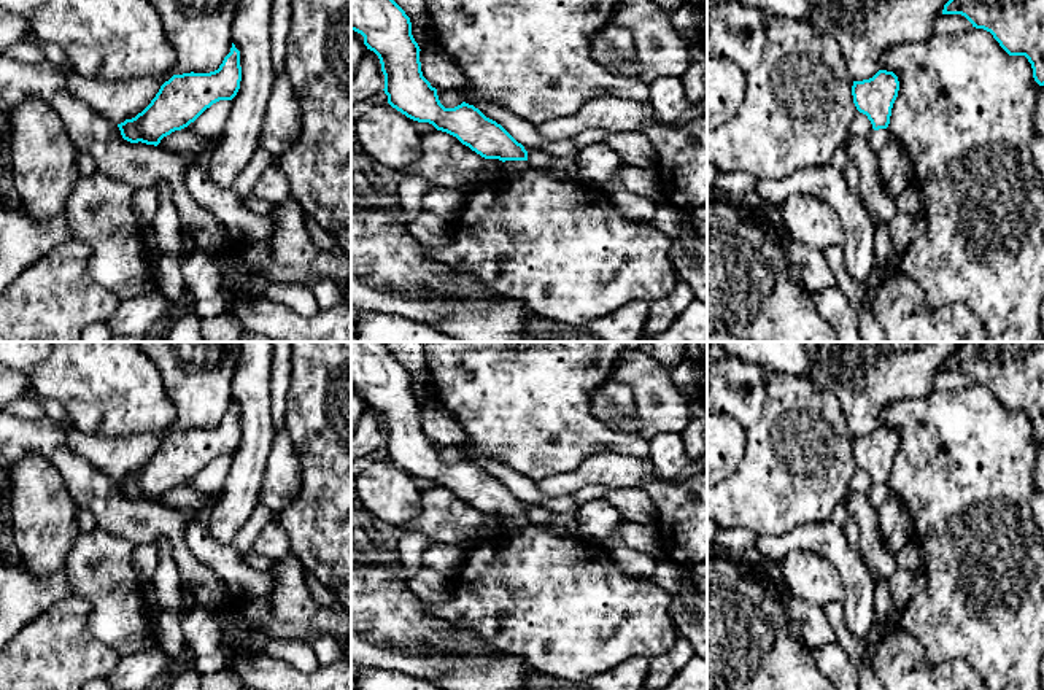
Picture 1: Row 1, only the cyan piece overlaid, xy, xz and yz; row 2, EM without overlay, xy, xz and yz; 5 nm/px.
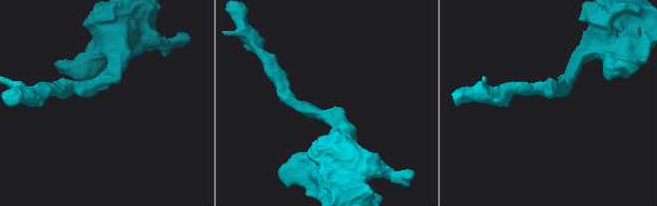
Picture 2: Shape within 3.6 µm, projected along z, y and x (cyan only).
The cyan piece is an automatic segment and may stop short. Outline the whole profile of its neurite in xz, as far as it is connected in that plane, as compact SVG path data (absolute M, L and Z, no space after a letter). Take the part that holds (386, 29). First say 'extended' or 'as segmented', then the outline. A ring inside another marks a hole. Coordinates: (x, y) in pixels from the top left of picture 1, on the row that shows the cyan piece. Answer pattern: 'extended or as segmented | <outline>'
as segmented | M351 0L351 30L361 33L367 49L378 56L385 75L383 91L392 108L413 121L429 122L437 130L456 137L485 159L528 161L524 146L474 105L462 102L454 108L445 108L440 103L437 89L423 76L421 49L412 35L410 17L394 0Z

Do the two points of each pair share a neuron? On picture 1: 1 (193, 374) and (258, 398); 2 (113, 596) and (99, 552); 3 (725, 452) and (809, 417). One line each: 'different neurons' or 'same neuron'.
1: different neurons
2: same neuron
3: different neurons

